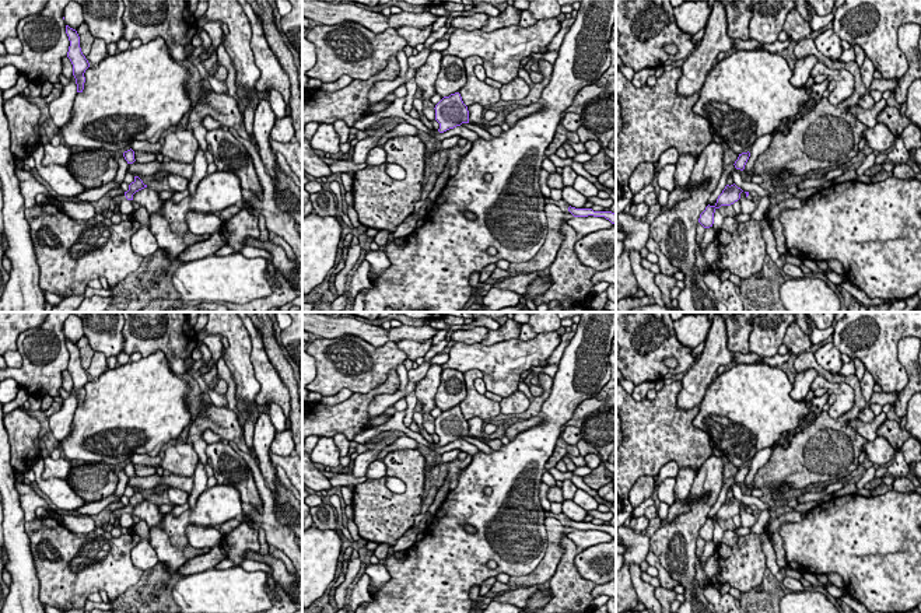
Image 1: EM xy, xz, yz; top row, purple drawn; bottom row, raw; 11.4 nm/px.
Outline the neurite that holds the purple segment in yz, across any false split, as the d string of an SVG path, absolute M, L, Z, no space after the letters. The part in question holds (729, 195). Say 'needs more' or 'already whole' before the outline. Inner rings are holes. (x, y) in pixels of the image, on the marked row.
already whole; M726 185L722 193L718 196L717 203L714 206L707 206L705 210L700 214L698 223L704 228L710 228L714 224L714 213L721 206L731 206L740 199L740 193L743 190L733 185Z

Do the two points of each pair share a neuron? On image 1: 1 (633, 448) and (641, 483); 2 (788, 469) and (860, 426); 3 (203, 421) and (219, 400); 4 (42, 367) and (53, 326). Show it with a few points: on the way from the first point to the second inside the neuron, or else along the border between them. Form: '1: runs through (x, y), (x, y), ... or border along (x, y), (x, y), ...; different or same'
1: border along (652, 476), (641, 476), (630, 490); different
2: border along (853, 419), (850, 424), (867, 441); different
3: border along (212, 405), (227, 407); different
4: runs through (44, 357), (44, 346), (48, 336); same

